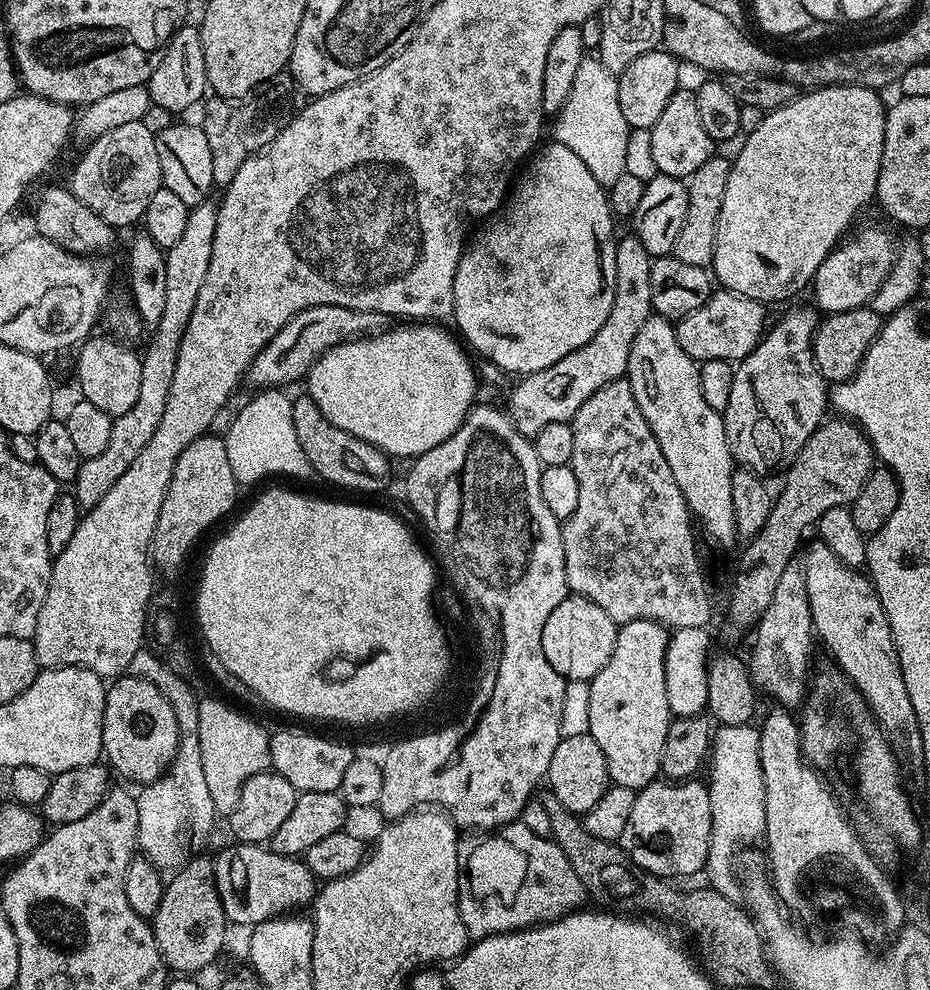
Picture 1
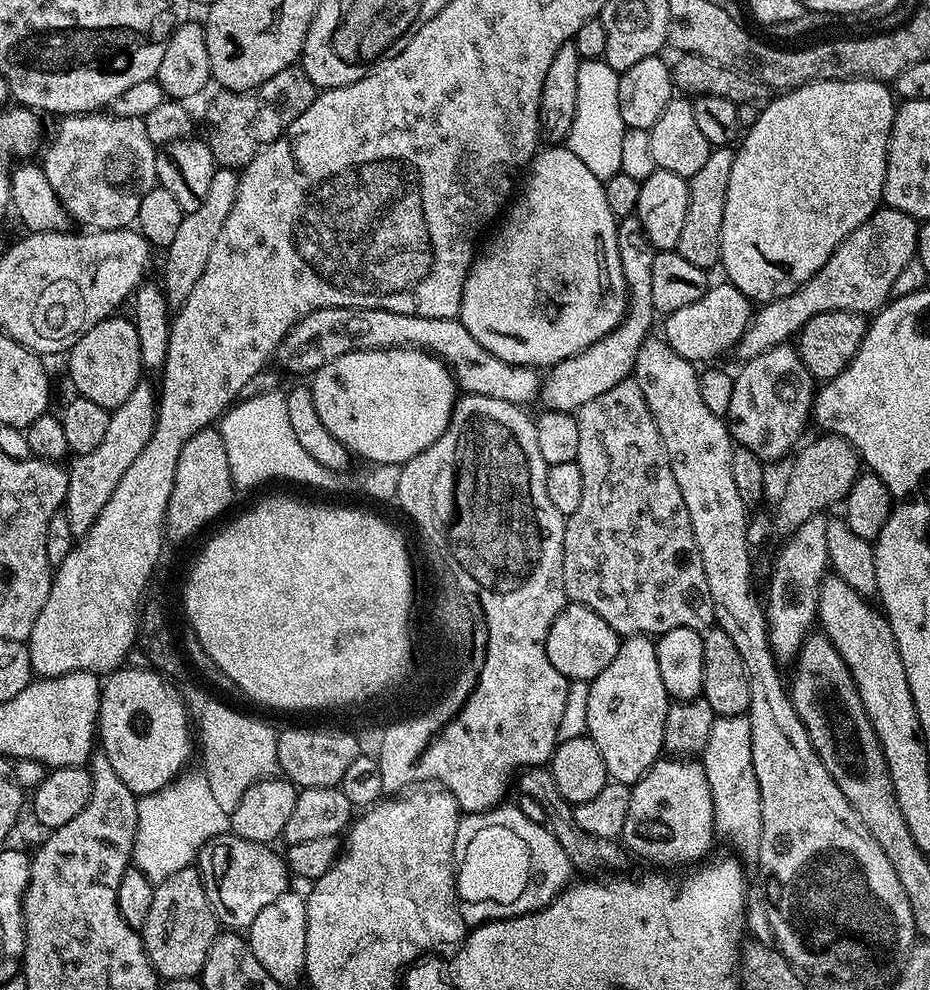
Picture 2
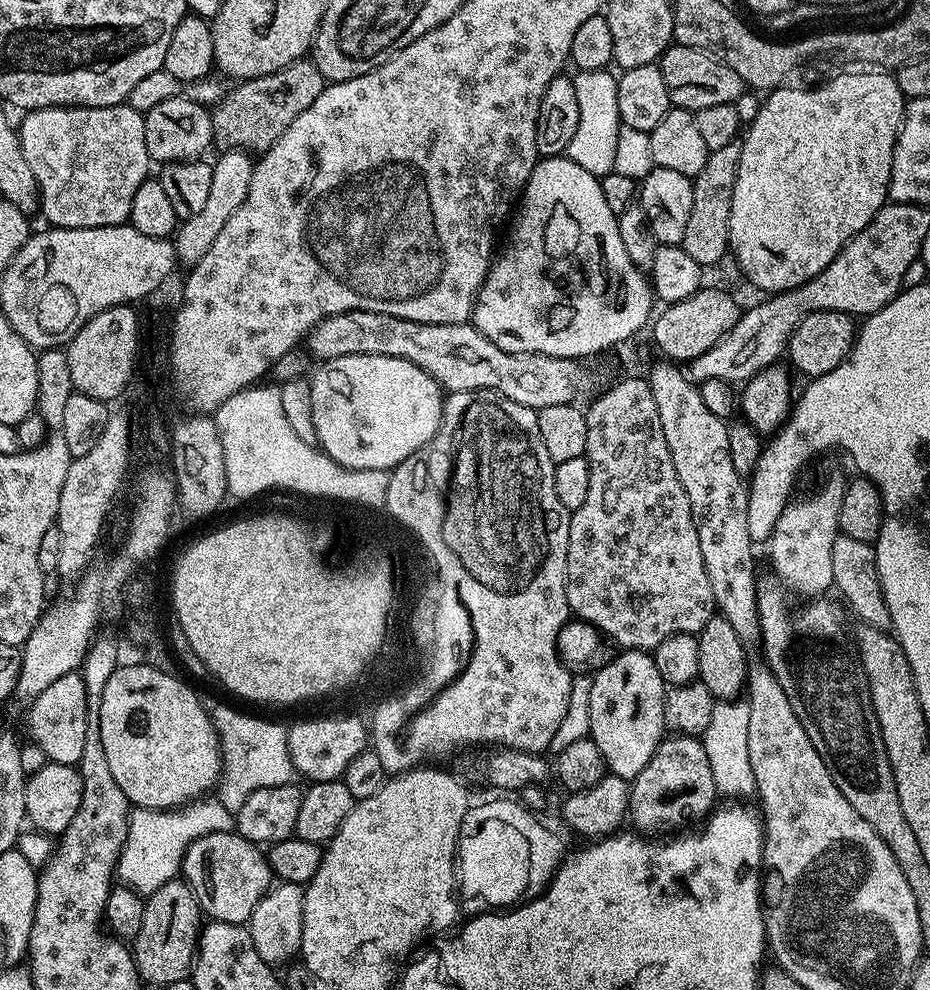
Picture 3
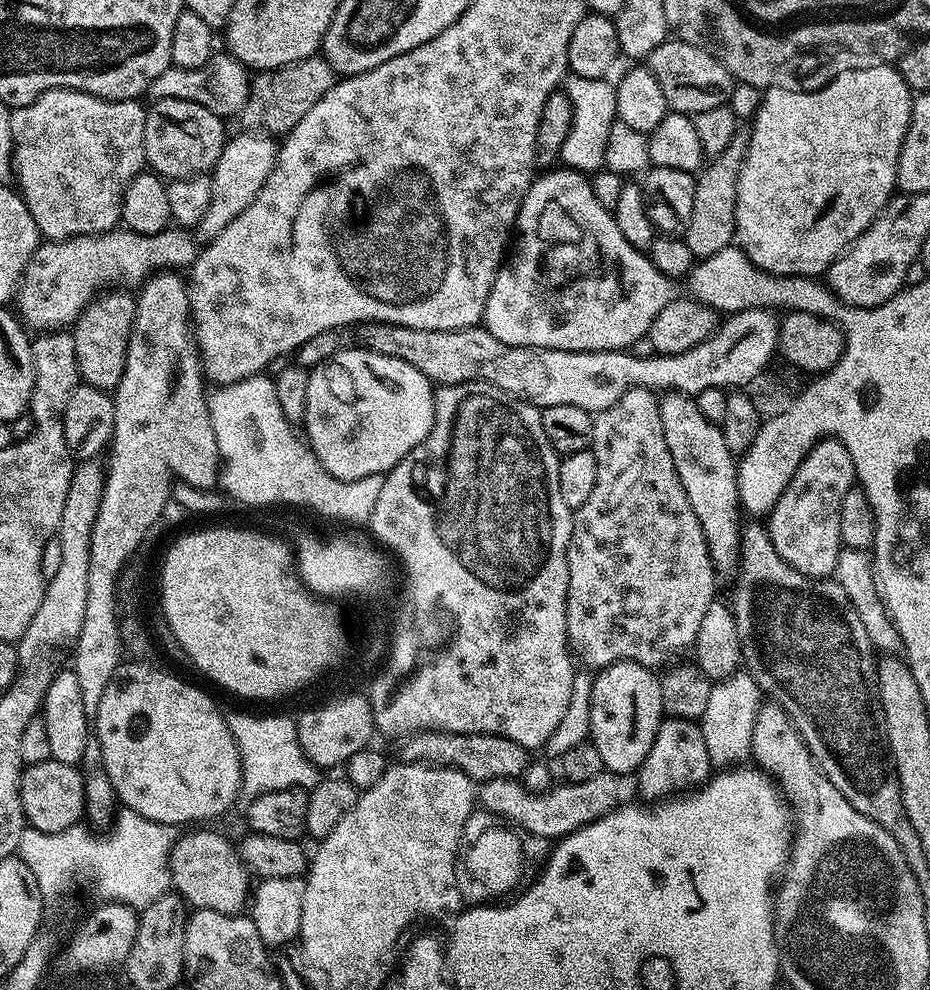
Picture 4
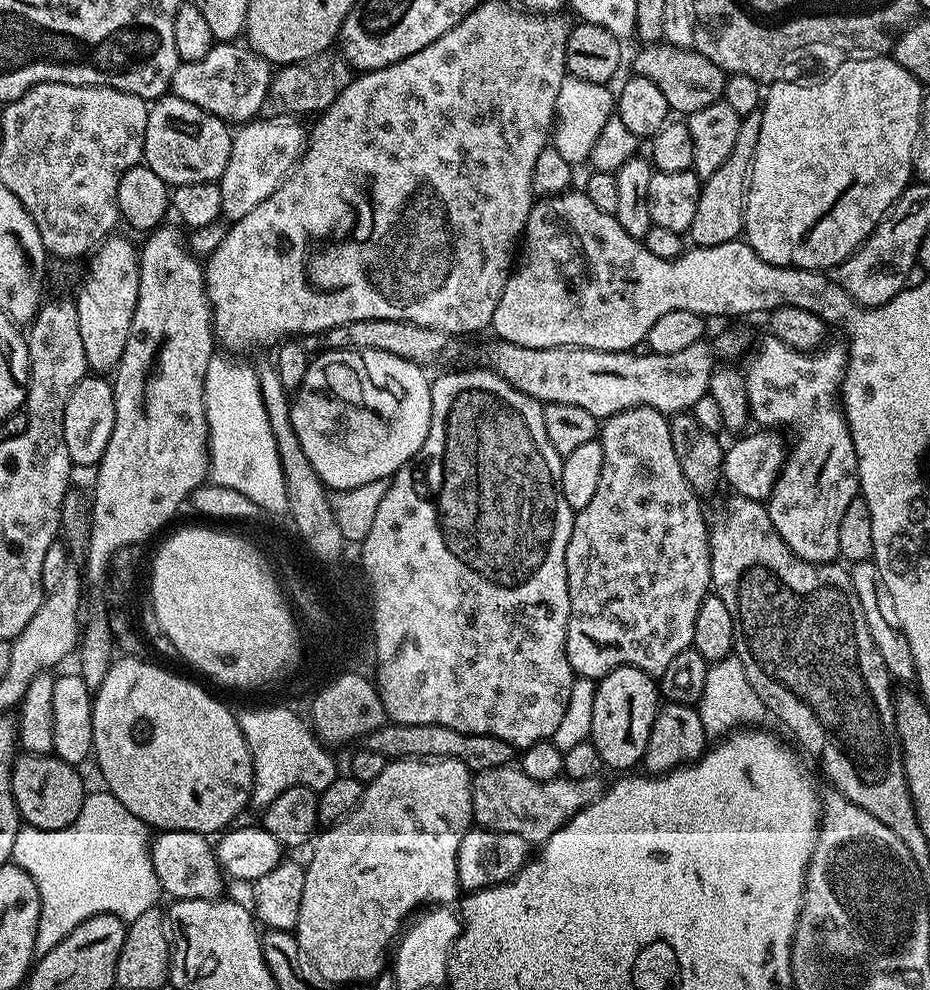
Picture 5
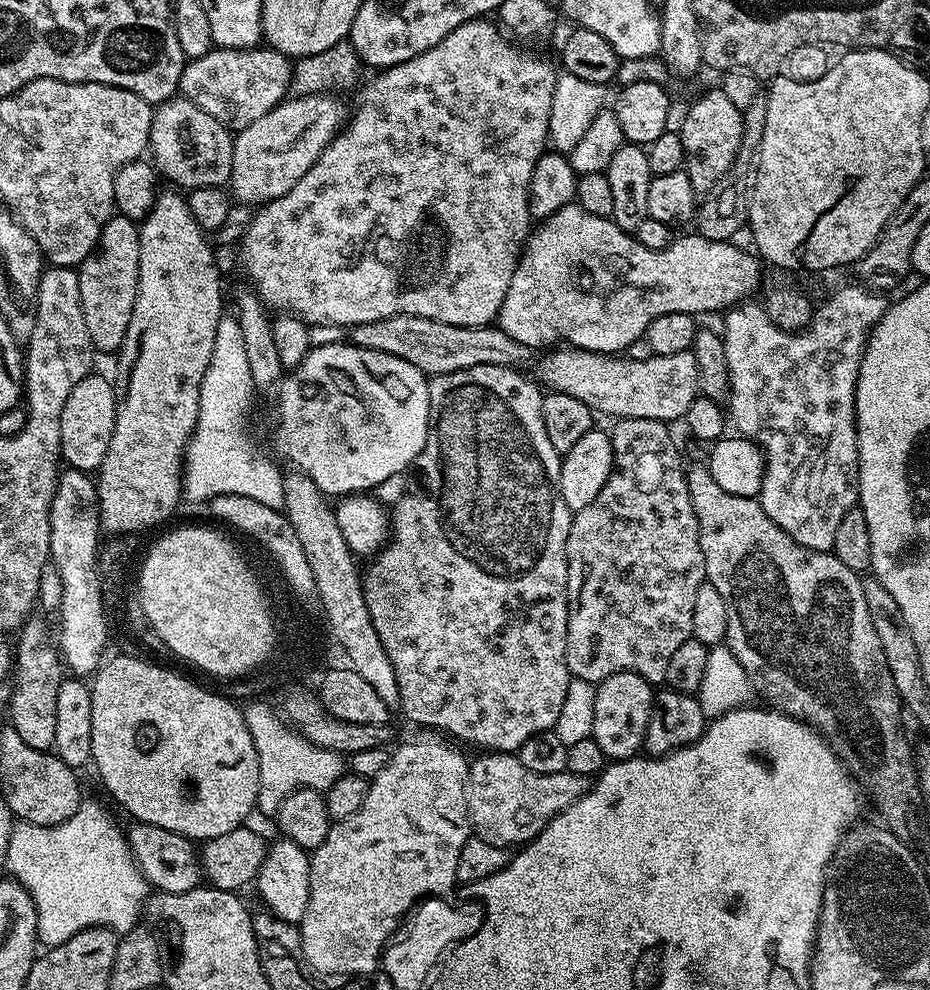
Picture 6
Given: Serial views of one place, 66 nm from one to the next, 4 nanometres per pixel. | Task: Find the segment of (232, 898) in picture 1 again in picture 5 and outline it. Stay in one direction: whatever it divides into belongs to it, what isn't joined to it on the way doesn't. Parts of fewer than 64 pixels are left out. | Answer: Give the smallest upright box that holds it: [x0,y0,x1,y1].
[150,830,226,900]

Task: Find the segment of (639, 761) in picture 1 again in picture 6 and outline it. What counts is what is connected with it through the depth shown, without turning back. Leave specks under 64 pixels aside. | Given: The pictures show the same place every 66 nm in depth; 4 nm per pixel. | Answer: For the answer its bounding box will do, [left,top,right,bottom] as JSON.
[591,672,653,761]

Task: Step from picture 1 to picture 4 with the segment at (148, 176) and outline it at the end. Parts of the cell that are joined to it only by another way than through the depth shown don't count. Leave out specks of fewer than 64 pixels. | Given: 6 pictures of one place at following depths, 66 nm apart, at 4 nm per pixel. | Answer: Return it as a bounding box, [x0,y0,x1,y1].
[11,88,146,241]

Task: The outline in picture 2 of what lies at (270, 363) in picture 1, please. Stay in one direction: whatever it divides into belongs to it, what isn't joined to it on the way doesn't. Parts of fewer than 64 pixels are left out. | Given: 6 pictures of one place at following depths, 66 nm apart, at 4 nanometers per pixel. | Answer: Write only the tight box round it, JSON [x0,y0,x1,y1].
[275,306,542,406]

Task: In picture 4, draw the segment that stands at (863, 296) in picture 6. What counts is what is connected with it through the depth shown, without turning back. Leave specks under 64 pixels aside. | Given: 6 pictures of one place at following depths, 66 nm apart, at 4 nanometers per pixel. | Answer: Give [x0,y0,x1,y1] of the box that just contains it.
[766,438,856,580]

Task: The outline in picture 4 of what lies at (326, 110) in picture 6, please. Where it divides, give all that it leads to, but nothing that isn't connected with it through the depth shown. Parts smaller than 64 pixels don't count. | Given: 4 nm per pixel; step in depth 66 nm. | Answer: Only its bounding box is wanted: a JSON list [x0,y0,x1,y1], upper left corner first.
[198,130,278,242]

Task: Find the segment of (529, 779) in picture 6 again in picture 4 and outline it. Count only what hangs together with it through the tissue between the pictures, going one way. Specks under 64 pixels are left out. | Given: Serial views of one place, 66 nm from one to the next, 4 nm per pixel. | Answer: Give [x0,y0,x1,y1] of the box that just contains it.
[478,770,621,842]

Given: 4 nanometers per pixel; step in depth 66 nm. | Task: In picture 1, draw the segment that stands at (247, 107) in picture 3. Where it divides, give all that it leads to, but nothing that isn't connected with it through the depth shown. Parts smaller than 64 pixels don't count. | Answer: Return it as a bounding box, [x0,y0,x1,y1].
[202,74,298,186]

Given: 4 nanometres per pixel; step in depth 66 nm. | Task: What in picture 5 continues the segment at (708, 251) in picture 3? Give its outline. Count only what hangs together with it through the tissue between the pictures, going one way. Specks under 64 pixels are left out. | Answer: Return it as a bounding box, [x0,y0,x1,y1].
[687,110,762,248]

